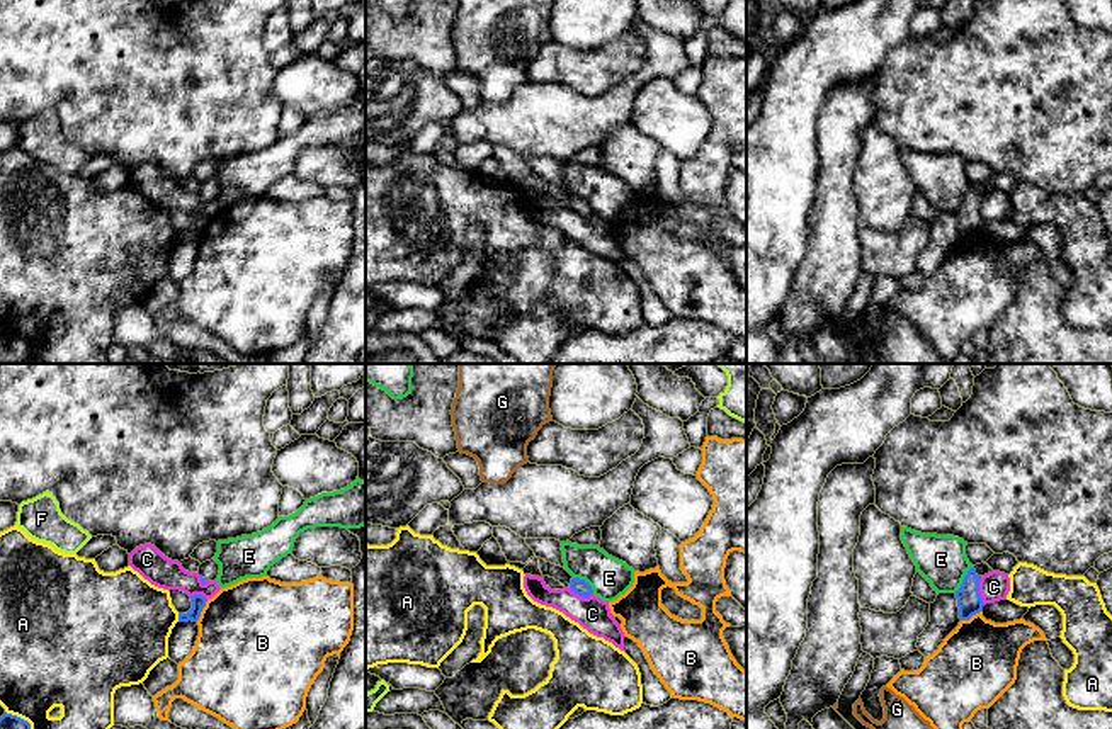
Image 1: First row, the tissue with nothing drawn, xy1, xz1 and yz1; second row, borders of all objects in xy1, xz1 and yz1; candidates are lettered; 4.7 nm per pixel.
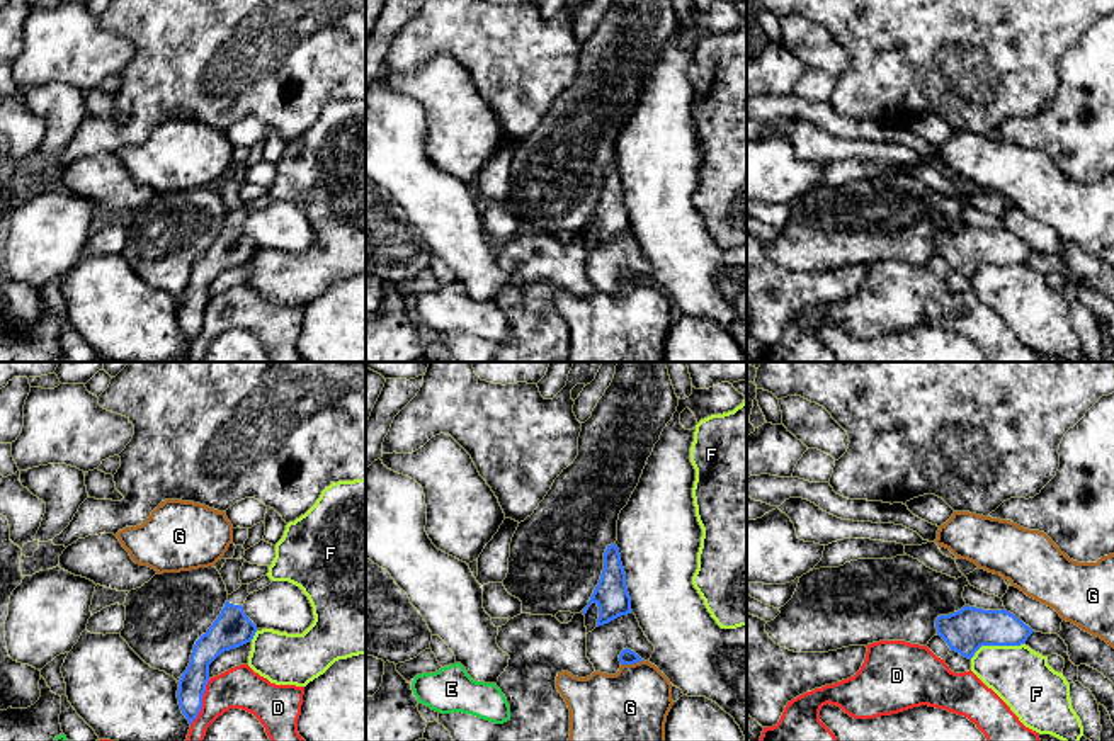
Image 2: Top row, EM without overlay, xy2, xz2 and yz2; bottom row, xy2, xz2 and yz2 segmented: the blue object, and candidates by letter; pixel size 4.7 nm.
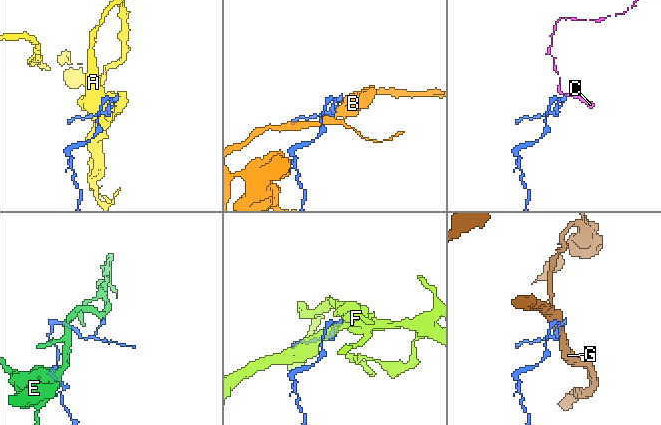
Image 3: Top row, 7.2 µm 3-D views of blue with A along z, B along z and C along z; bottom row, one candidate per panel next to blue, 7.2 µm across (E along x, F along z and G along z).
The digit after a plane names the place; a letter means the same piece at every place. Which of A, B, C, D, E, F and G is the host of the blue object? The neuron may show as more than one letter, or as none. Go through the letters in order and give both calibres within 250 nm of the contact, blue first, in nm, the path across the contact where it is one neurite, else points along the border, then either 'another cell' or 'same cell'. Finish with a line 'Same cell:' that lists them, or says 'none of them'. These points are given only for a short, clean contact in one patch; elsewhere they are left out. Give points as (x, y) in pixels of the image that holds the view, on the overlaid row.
A: 60 nm thick on the blue side, 420 nm on the other; another cell
B: 60 nm thick on the blue side, 480 nm on the other; another cell
C: 120 nm thick on the blue side, 140 nm on the other; border along yz1 (980, 576), (980, 597), (985, 604); another cell
D: 130 nm thick on the blue side, 200 nm on the other; another cell
E: 120 nm thick on the blue side, 240 nm on the other; border along yz1 (973, 566), (954, 592); another cell
F: 200 nm thick on the blue side, 280 nm on the other; another cell
G: 70 nm thick on the blue side, 340 nm on the other; another cell
Same cell: none of them

